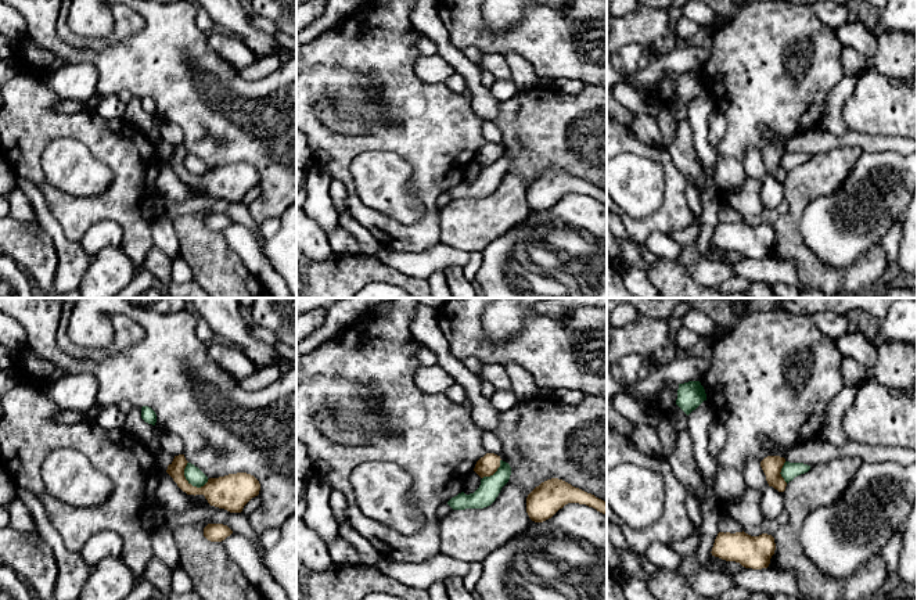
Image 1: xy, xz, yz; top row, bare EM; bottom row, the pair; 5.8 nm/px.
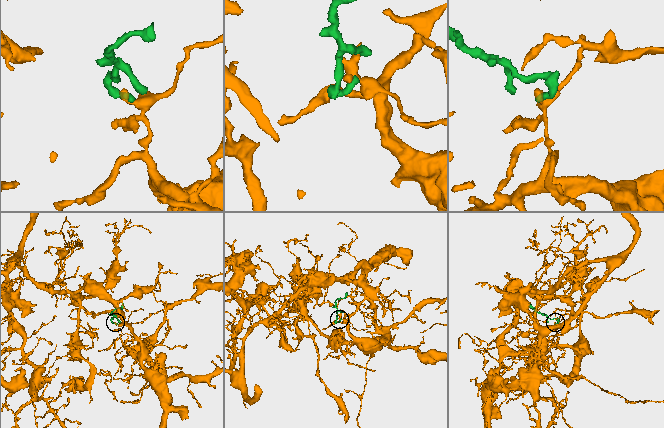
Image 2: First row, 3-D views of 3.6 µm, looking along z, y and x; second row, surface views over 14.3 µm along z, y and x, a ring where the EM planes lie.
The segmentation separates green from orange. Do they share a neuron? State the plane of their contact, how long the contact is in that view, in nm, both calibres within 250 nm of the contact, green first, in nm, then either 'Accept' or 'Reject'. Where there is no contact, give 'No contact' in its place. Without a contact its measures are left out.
Touches green in xy. Shared border 180 nm. Thickness 100 nm (green) against 190 nm. Reject

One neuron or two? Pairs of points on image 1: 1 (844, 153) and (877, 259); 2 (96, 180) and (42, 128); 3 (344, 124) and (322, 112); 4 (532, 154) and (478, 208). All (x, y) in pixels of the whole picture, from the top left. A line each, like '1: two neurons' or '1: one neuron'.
1: one neuron
2: two neurons
3: one neuron
4: two neurons

